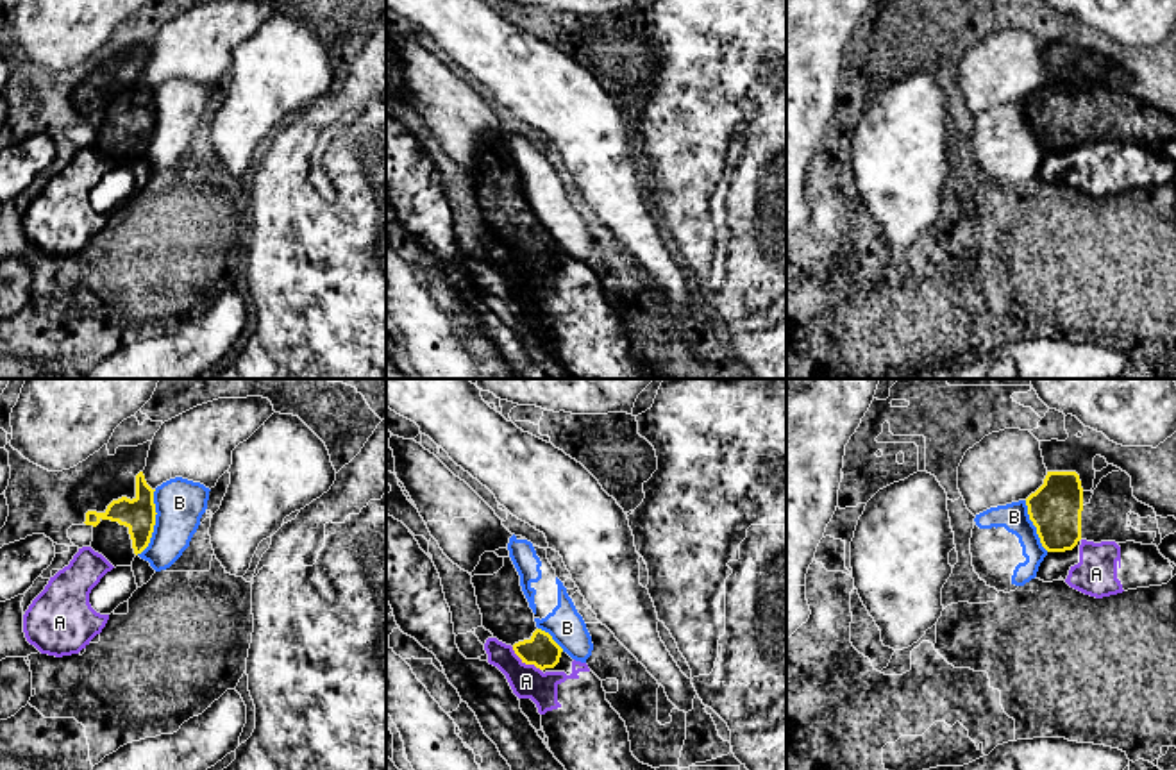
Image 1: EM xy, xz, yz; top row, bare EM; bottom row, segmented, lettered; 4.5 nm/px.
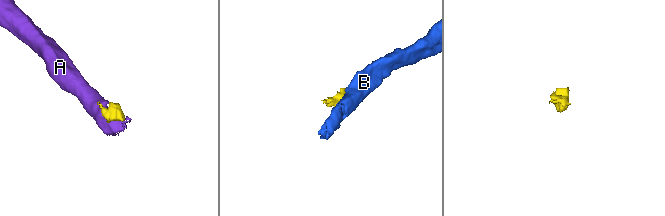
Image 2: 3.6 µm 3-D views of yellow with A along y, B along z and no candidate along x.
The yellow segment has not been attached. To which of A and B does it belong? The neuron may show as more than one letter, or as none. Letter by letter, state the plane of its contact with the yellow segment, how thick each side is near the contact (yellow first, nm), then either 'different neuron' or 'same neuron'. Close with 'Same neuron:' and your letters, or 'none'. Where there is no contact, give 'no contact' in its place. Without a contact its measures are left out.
A: contact in xz; calibres 150 and 150 nm; different neuron
B: contact in xy; calibres 150 and 220 nm; different neuron
Same neuron: none

